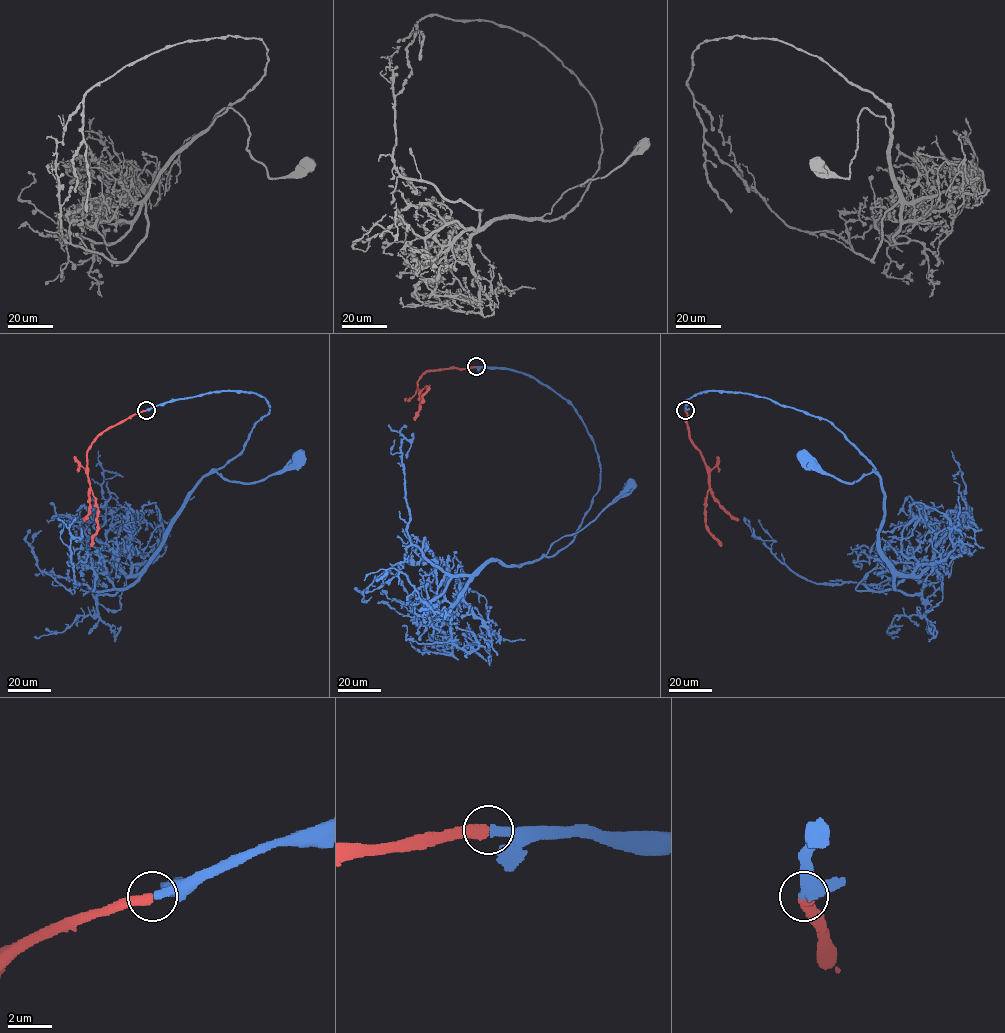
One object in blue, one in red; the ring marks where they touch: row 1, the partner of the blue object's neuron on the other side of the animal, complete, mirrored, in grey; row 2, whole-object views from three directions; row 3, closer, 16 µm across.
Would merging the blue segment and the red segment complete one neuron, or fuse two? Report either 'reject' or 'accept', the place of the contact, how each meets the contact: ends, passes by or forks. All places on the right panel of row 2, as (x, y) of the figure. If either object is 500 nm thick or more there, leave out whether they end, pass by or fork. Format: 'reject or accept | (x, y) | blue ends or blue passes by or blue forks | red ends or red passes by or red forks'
accept | (685, 410) | blue ends | red ends

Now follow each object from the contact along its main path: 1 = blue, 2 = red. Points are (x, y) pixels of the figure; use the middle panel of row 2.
1: (476, 366), (521, 371), (549, 386), (573, 407), (594, 444), (599, 489), (574, 538), (544, 555), (628, 484)
2: (476, 366), (429, 370), (418, 381), (419, 390), (428, 387), (421, 402)

